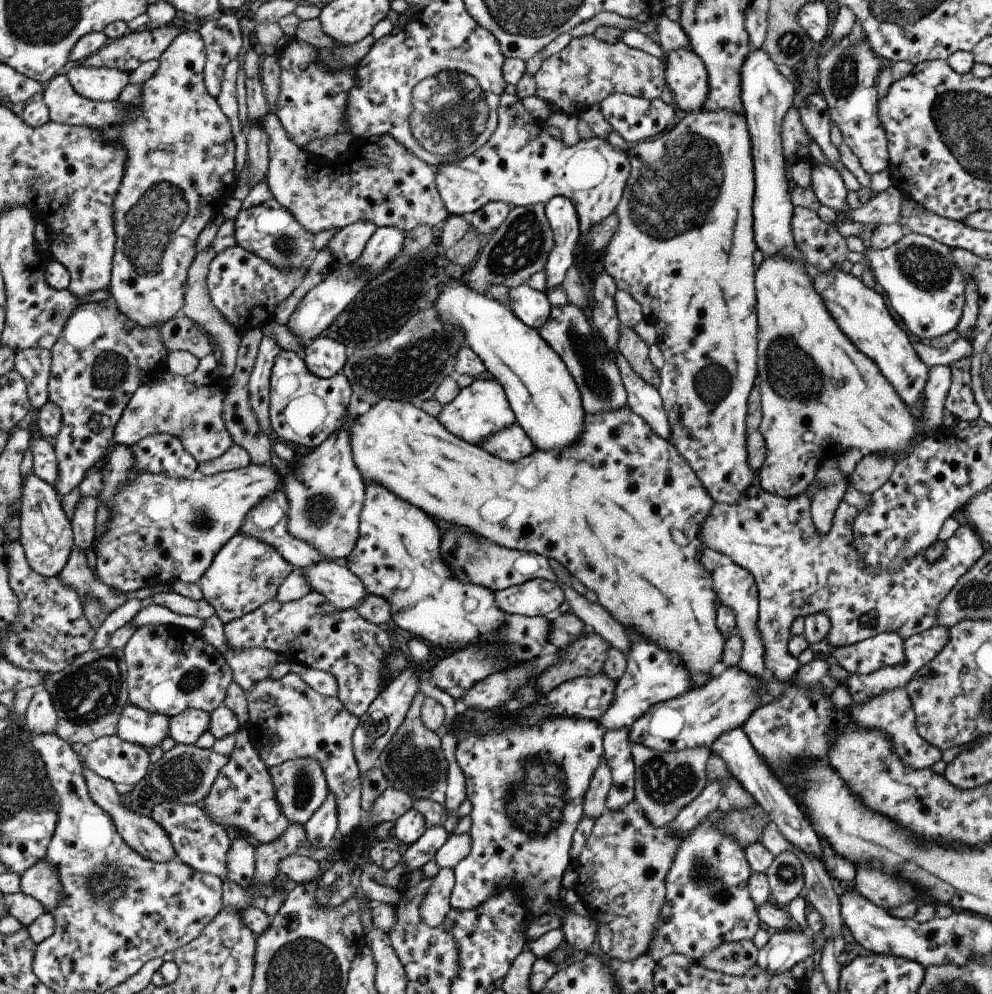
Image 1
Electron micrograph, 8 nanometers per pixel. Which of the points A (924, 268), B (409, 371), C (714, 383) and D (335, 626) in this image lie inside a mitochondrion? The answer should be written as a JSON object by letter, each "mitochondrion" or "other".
{"A":"mitochondrion","B":"mitochondrion","C":"mitochondrion","D":"other"}

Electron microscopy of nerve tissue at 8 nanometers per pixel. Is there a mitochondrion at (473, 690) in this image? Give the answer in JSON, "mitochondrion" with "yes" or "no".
{"mitochondrion":"no"}

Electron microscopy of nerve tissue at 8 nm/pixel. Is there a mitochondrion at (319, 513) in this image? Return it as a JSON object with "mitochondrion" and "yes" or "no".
{"mitochondrion":"yes"}

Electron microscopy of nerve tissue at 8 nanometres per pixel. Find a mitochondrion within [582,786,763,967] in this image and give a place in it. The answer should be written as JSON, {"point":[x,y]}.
{"point":[705,876]}

